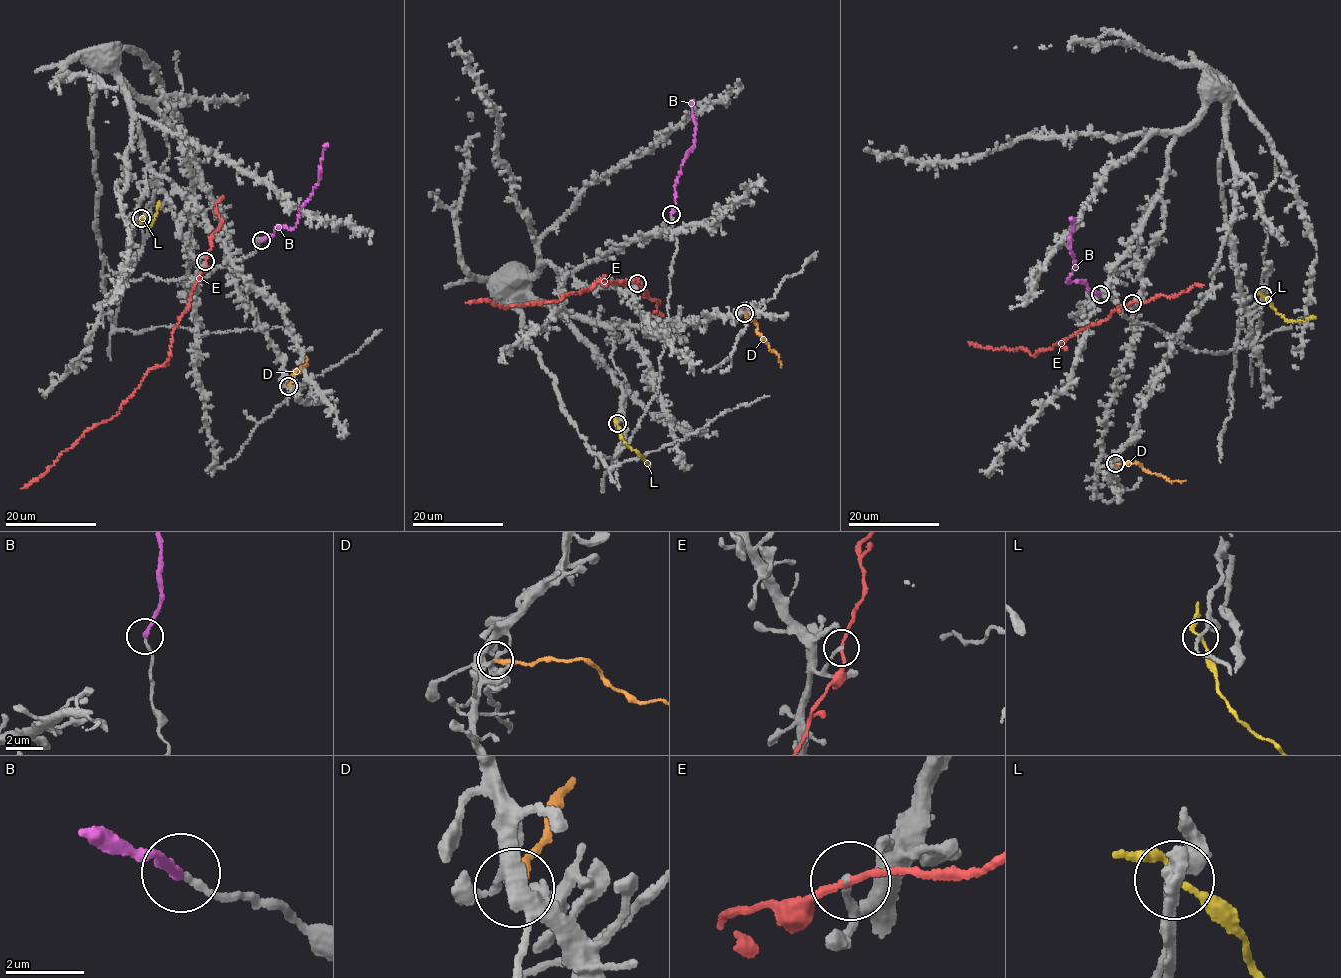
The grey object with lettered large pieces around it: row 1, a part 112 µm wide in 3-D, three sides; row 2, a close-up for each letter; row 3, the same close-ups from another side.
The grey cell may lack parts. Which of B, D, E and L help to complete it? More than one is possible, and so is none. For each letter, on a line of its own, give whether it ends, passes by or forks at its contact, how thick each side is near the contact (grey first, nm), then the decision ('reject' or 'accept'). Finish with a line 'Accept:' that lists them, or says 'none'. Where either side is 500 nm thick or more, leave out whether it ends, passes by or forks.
B: it ends; calibres 170 and 220 nm; accept
D: it ends; calibres 140 and 280 nm; reject
E: it passes by; calibres 170 and 150 nm; reject
L: it passes by; calibres 170 and 160 nm; reject
Accept: B

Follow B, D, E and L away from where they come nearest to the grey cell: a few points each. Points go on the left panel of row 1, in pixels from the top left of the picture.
B: (262, 239), (273, 234), (275, 228), (294, 227), (299, 209), (319, 179), (322, 152), (328, 144)
D: (287, 385), (294, 371), (306, 364), (305, 357)
E: (205, 262), (172, 335), (167, 362), (148, 371), (113, 416), (87, 429), (53, 465), (21, 487)
L: (141, 218), (141, 226), (149, 225), (160, 201)

